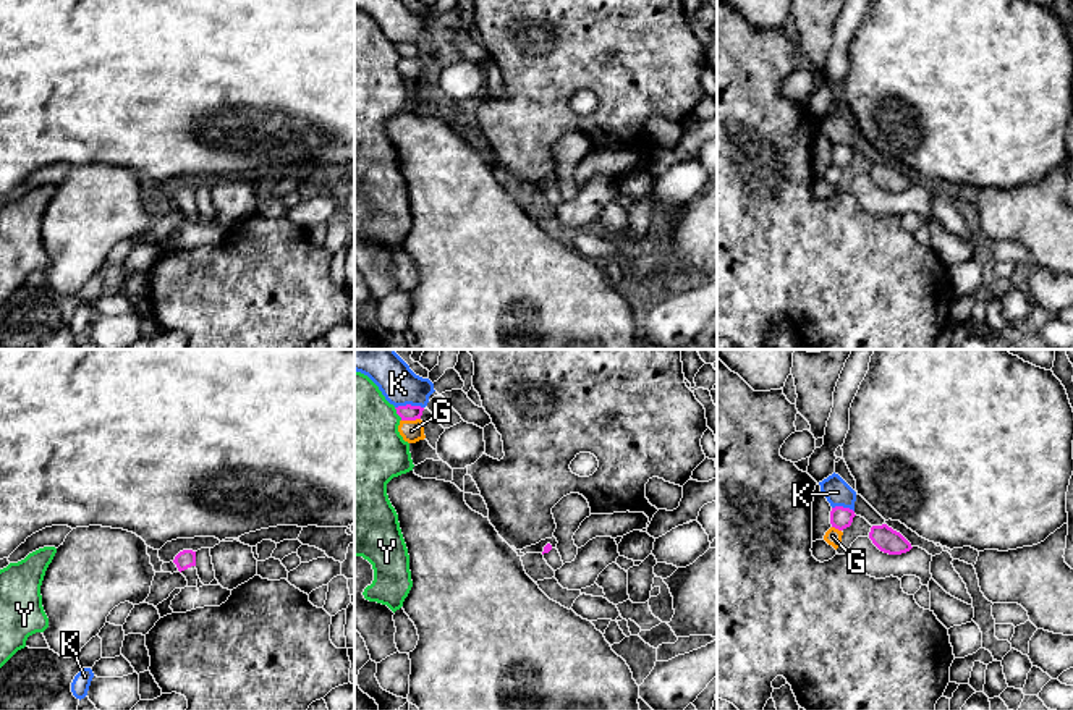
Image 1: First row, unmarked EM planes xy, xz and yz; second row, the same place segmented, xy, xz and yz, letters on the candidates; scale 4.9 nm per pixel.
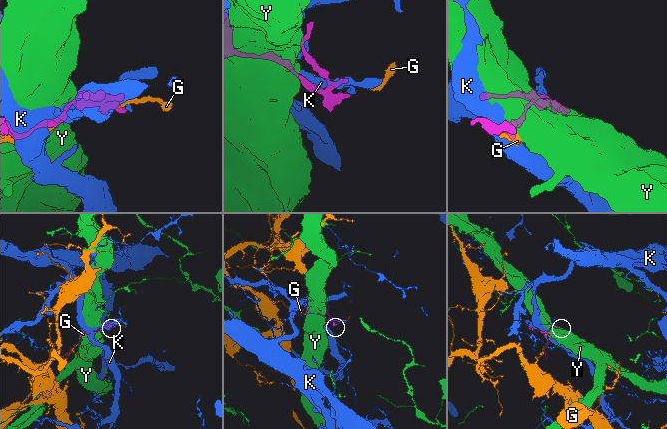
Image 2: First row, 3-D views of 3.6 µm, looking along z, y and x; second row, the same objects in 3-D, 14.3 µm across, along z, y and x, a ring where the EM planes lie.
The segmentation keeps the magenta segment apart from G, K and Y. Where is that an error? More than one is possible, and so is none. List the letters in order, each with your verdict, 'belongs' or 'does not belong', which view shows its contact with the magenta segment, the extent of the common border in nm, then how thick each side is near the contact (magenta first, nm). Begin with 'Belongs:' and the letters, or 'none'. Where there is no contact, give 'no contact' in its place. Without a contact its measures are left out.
Belongs: none
G: does not belong; contact in xz; length 100 nm; calibres 80 and 110 nm
K: does not belong; contact in xz; length 140 nm; calibres 80 and 190 nm
Y: does not belong; contact in xz; length 80 nm; calibres 80 and 440 nm

